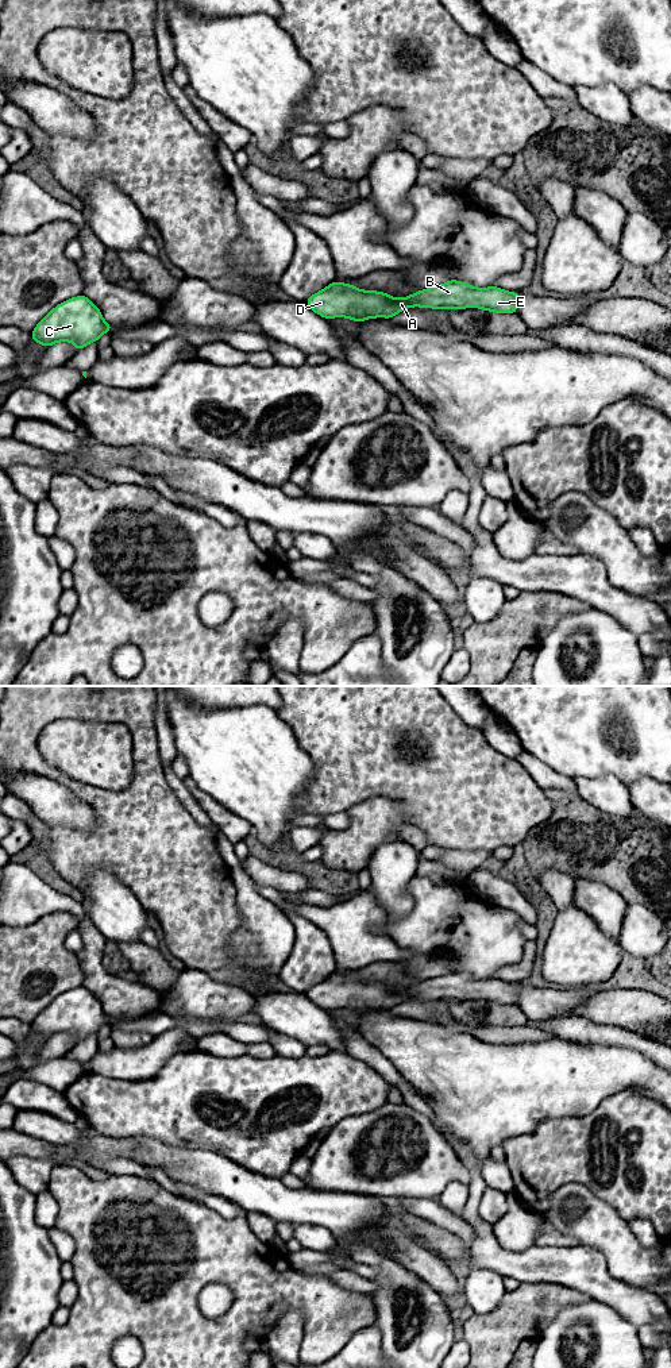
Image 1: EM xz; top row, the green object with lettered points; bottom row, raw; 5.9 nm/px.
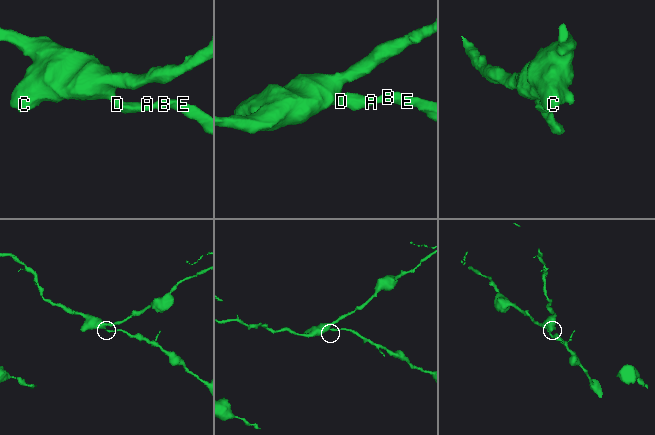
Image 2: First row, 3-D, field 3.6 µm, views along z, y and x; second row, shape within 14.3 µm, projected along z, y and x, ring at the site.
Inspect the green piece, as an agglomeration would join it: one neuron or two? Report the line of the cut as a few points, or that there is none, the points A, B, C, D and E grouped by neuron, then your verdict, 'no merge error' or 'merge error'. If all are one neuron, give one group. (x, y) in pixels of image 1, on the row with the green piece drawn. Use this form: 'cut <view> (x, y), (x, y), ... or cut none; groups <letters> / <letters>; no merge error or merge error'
cut none; groups A B C D E; no merge error

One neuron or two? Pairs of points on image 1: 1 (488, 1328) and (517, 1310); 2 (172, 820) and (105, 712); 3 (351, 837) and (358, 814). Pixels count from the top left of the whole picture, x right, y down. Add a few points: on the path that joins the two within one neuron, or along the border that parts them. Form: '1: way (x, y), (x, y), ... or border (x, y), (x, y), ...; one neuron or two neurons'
1: way (494, 1328), (500, 1328), (511, 1317); one neuron
2: way (147, 789), (146, 739), (137, 727); one neuron
3: way (357, 832), (358, 820); one neuron

